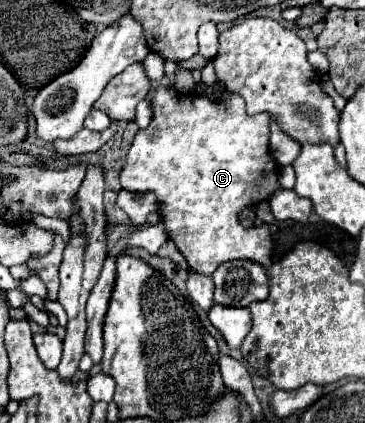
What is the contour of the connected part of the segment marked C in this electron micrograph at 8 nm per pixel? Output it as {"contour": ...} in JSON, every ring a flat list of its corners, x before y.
{"contour":[[158,87,150,101,152,121,146,129,140,129,130,145,126,167,120,173,120,183,128,191,154,193,158,197,162,223,186,257,188,265,196,273,212,275,218,263,230,259,250,259,268,267,272,253,272,239,266,227,244,229,238,221,242,209,270,201,270,197,282,189,278,181,278,163,270,155,270,113,248,115,246,103,236,91,224,91,218,99,204,95,182,95,172,87]]}

